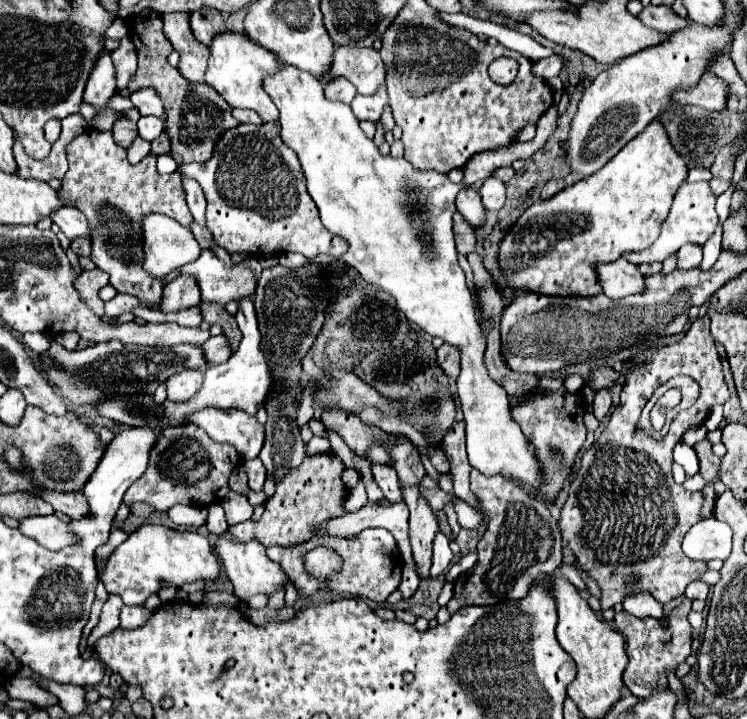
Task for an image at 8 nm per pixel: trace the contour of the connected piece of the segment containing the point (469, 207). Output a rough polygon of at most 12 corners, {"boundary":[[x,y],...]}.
{"boundary":[[463,188],[455,206],[471,228],[485,226],[477,188]]}

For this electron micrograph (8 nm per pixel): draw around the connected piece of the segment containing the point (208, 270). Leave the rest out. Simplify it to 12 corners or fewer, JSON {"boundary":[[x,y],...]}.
{"boundary":[[211,252],[175,270],[193,274],[203,300],[251,298],[257,274],[241,264],[225,268]]}

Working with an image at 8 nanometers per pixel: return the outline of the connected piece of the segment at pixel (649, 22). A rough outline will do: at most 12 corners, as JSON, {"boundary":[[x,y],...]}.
{"boundary":[[645,6],[645,26],[673,34],[689,26],[671,6]]}

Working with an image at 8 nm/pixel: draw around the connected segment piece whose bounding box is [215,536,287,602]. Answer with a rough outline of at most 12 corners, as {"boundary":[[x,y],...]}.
{"boundary":[[221,536],[215,552],[239,602],[271,596],[285,570],[259,542]]}

